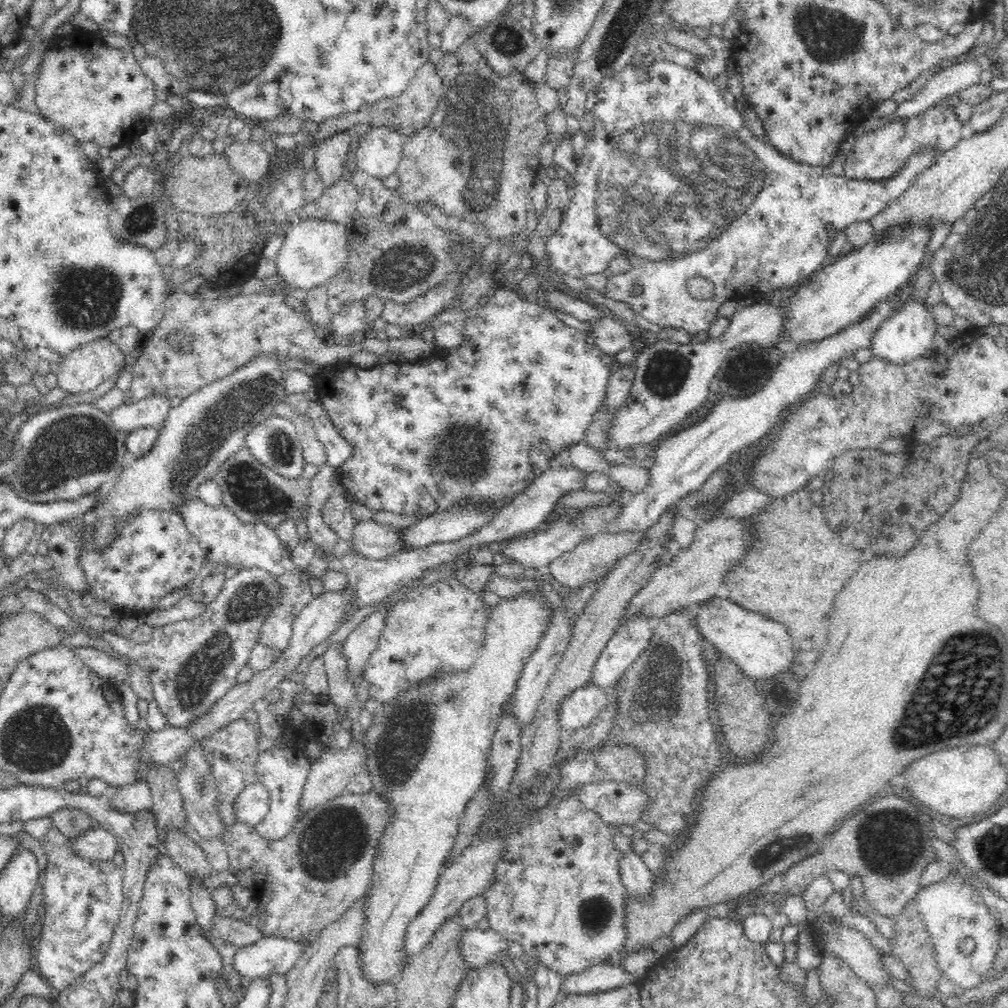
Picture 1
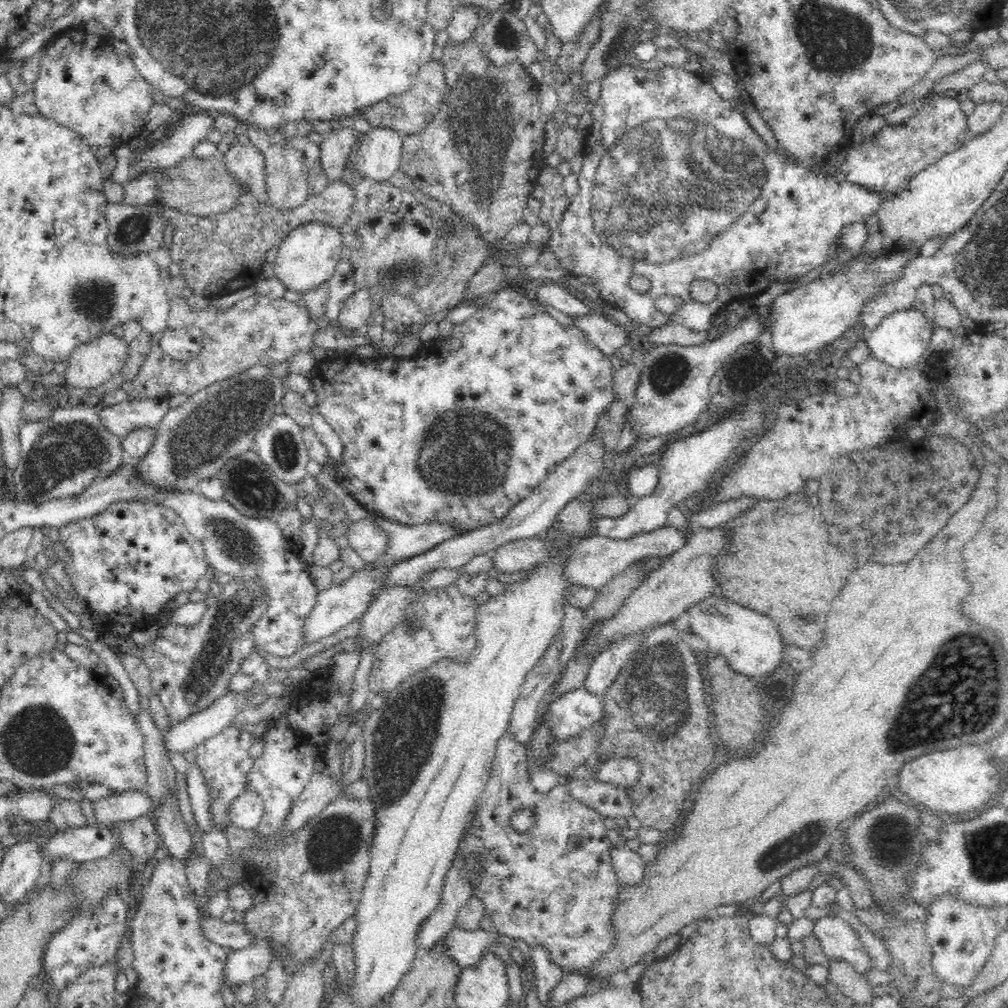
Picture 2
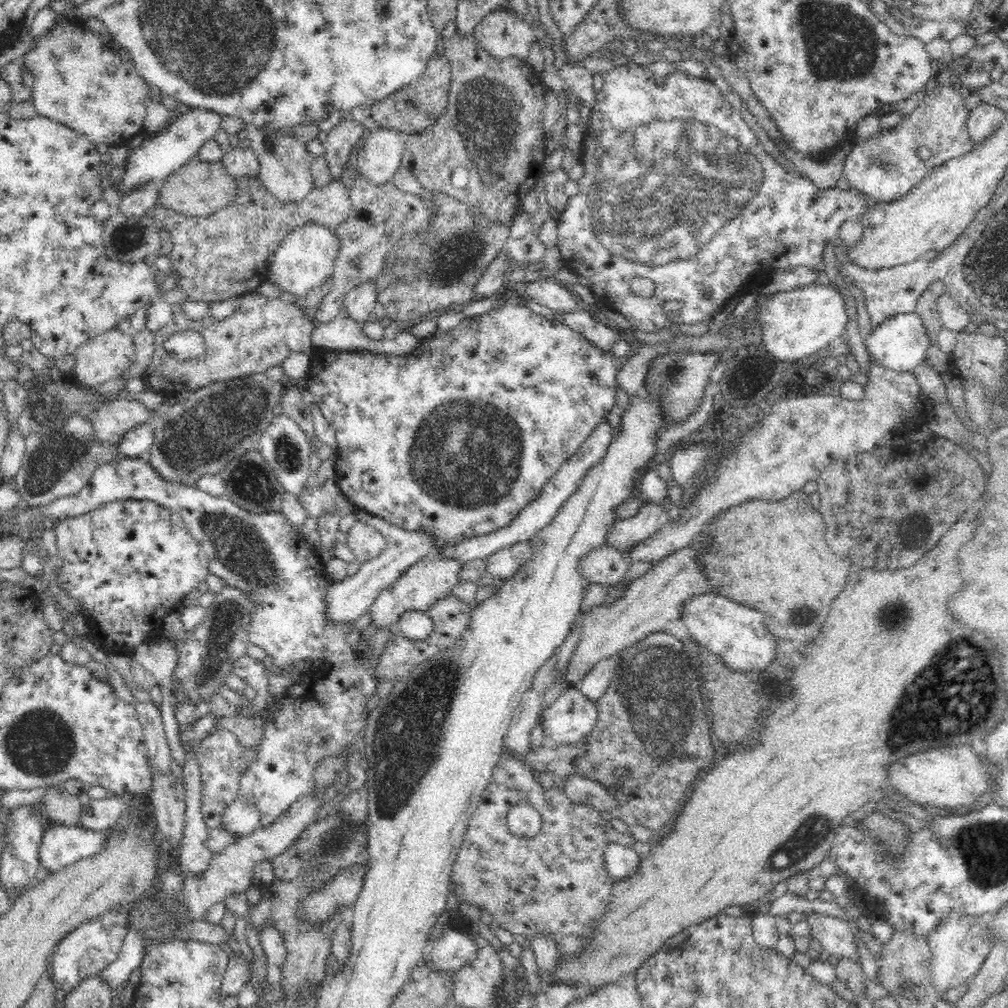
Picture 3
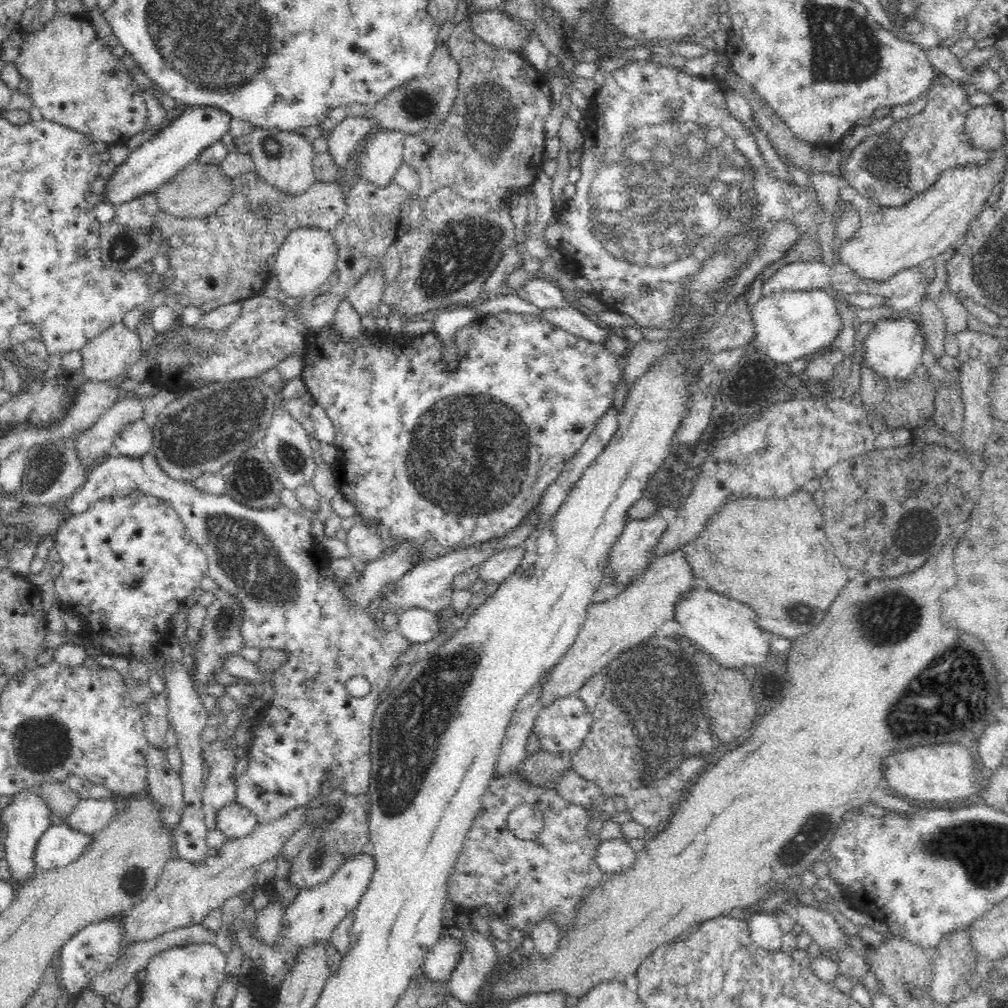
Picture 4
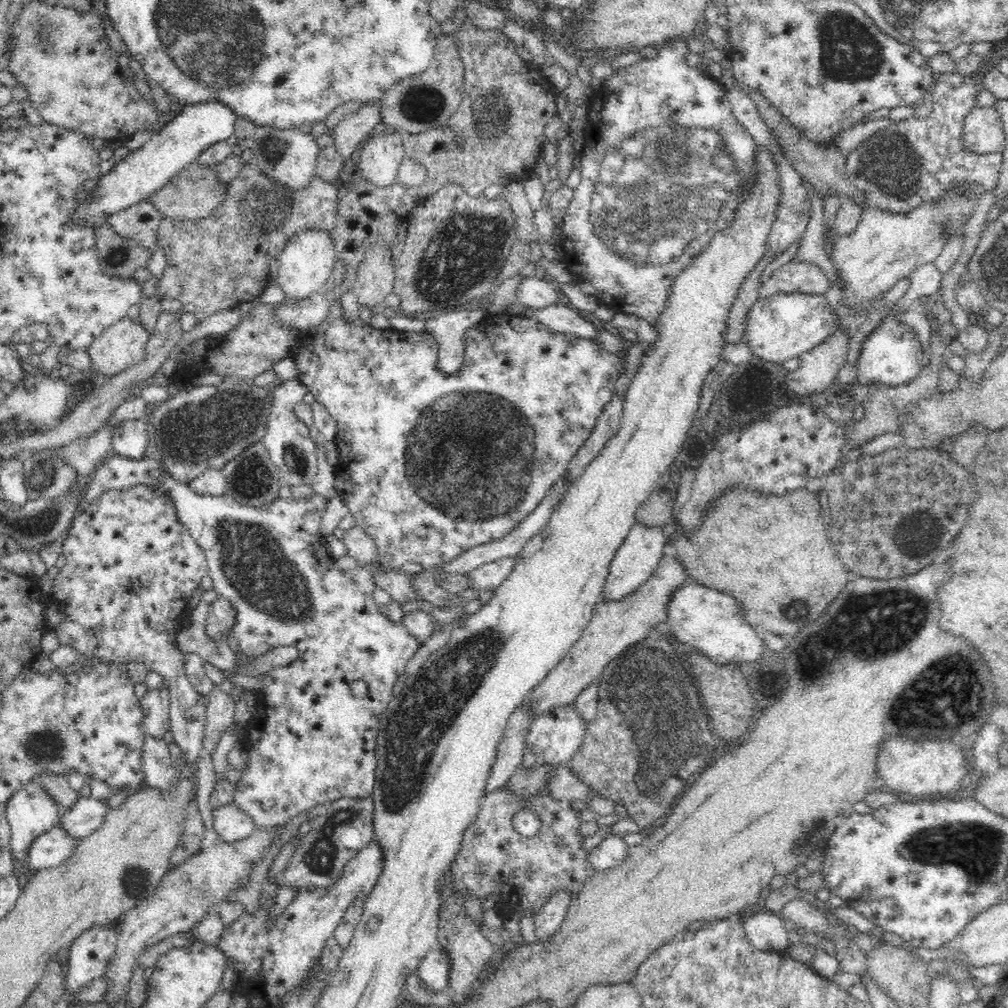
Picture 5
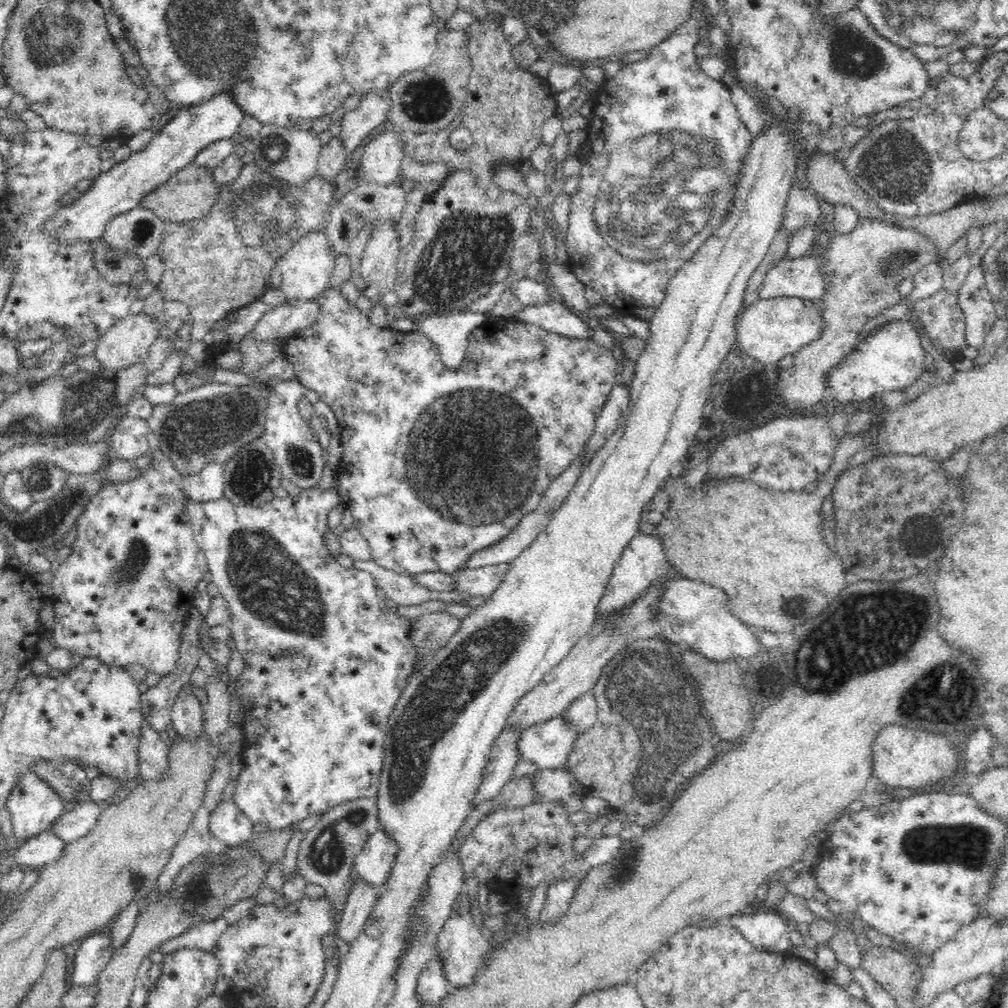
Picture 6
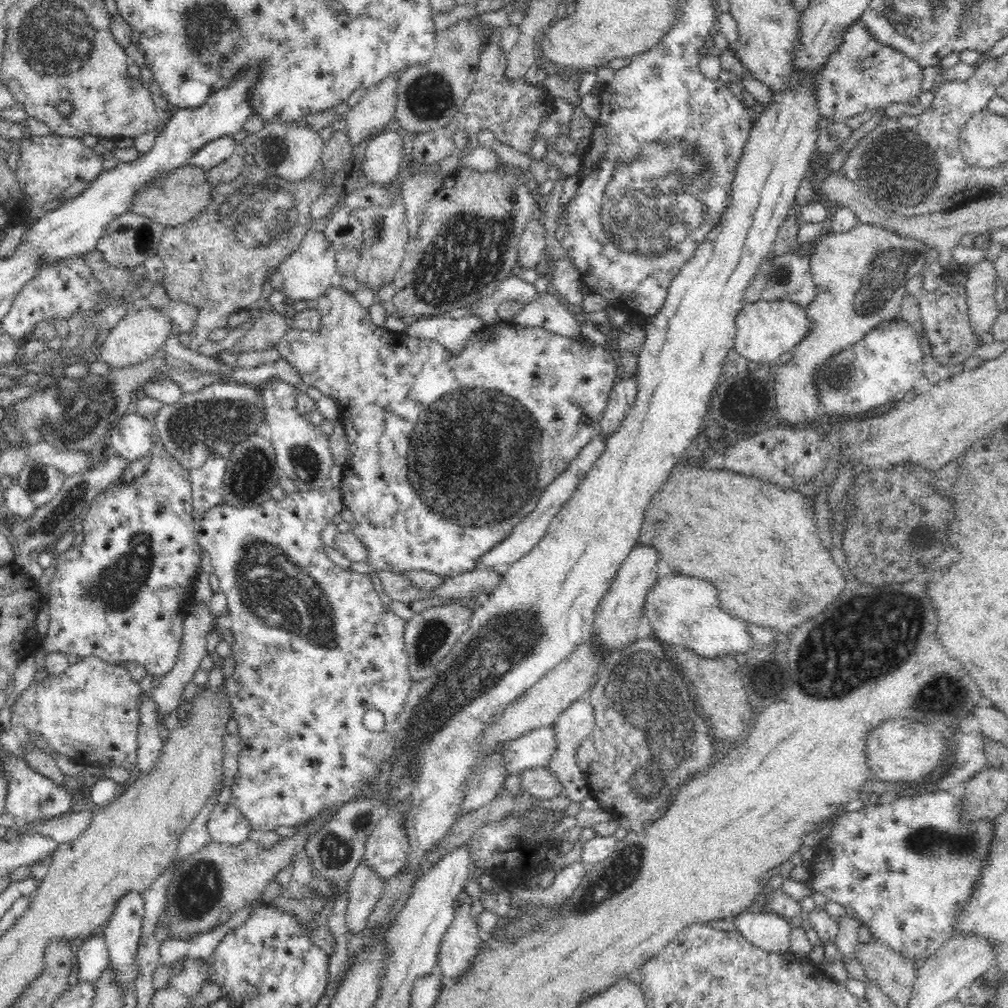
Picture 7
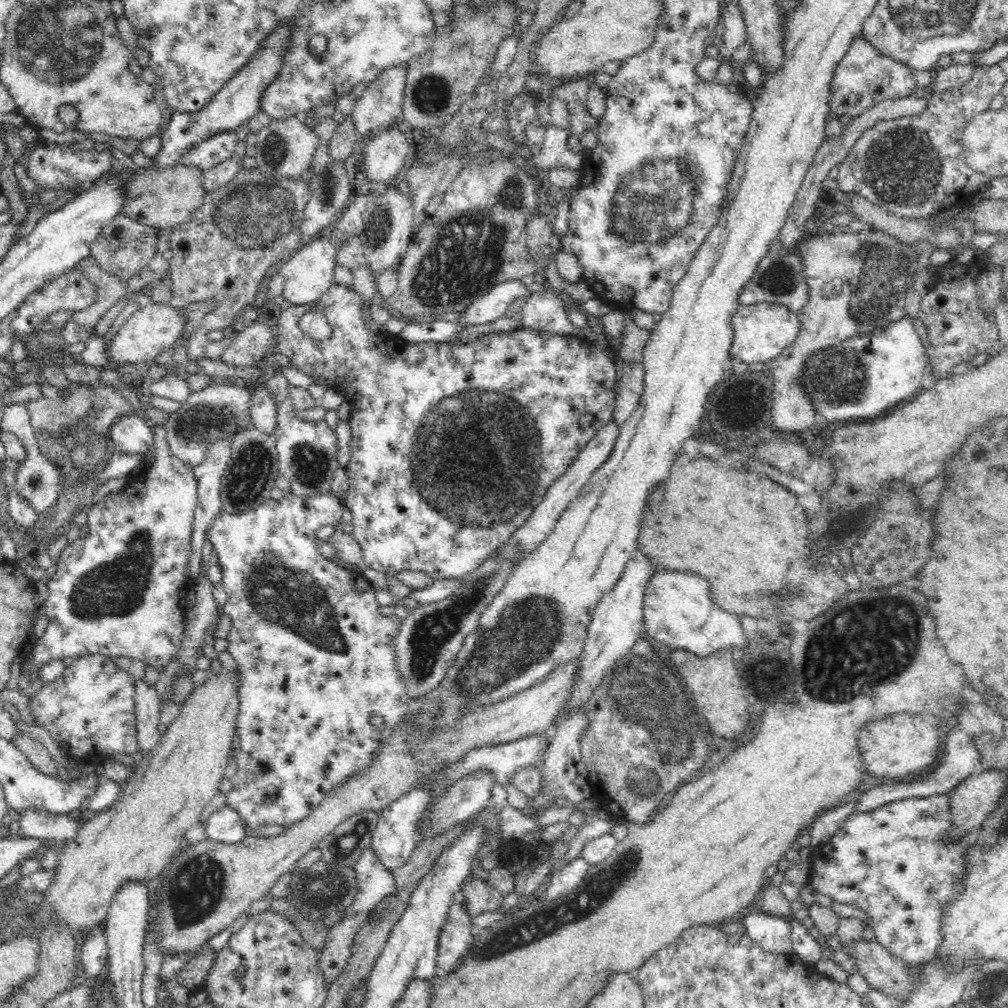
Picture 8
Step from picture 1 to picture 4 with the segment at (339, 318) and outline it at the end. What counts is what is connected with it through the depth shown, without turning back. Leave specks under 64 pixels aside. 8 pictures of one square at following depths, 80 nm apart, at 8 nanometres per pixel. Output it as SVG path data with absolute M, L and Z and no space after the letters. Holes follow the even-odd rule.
M378 262L374 266L374 270L370 270L348 293L348 302L361 317L367 313L372 314L373 310L377 310L378 305L381 303L386 286L383 274L381 262Z

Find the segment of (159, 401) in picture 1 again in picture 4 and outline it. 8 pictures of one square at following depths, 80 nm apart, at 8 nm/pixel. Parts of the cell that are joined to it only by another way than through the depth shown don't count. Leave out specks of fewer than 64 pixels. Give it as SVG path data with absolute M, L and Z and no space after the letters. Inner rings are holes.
M131 394L125 400L120 400L116 402L112 408L104 412L102 418L92 425L92 428L89 428L87 431L81 433L81 436L78 436L78 444L76 444L76 449L78 449L78 455L82 459L89 471L101 462L106 459L113 453L114 440L118 436L119 432L122 432L124 428L127 428L128 425L132 425L134 422L140 421L144 416L144 405L141 402L138 396Z

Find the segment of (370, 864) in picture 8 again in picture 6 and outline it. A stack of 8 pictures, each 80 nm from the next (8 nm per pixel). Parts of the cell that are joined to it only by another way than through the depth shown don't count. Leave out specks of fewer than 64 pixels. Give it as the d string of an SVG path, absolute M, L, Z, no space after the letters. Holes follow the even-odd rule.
M362 879L352 885L337 928L337 936L341 936L344 942L350 944L363 931L372 907L378 900L378 893L379 888L368 885Z

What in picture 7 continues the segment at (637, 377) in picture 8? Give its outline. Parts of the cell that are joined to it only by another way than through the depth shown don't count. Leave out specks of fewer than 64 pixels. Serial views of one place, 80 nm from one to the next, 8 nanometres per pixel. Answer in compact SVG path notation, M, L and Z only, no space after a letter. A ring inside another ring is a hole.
M628 376L628 378L619 378L614 385L614 390L610 394L610 400L606 405L604 414L600 419L599 436L607 438L614 434L621 422L624 420L630 407L634 406L638 396L637 377Z

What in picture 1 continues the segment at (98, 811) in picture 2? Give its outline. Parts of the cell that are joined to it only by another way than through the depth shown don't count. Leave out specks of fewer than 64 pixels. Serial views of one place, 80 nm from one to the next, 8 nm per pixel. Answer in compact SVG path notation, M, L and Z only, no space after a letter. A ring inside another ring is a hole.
M145 779L121 786L111 791L109 797L111 806L123 814L138 814L153 808L152 791Z

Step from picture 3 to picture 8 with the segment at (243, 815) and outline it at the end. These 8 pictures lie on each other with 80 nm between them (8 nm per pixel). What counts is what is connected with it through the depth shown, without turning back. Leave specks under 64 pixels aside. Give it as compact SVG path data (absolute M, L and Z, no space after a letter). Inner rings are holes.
M227 804L212 813L205 824L208 839L216 842L235 844L246 837L240 814Z

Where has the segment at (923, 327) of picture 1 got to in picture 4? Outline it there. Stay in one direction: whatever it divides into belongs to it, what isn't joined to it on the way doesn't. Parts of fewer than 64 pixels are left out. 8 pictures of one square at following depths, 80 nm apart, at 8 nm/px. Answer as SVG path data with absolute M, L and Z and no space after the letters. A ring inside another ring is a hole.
M910 317L879 320L864 340L864 363L874 376L888 379L915 379L915 370L923 366L921 362L925 348L925 334L921 324Z

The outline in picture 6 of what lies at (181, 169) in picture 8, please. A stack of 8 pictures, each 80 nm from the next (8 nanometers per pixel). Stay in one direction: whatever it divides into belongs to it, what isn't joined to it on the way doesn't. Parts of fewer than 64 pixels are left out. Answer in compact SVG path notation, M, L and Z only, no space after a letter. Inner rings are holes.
M190 163L186 168L173 174L162 186L146 194L140 205L152 210L166 224L174 225L206 216L210 208L218 202L218 194L220 185L214 181L213 171L196 163Z

